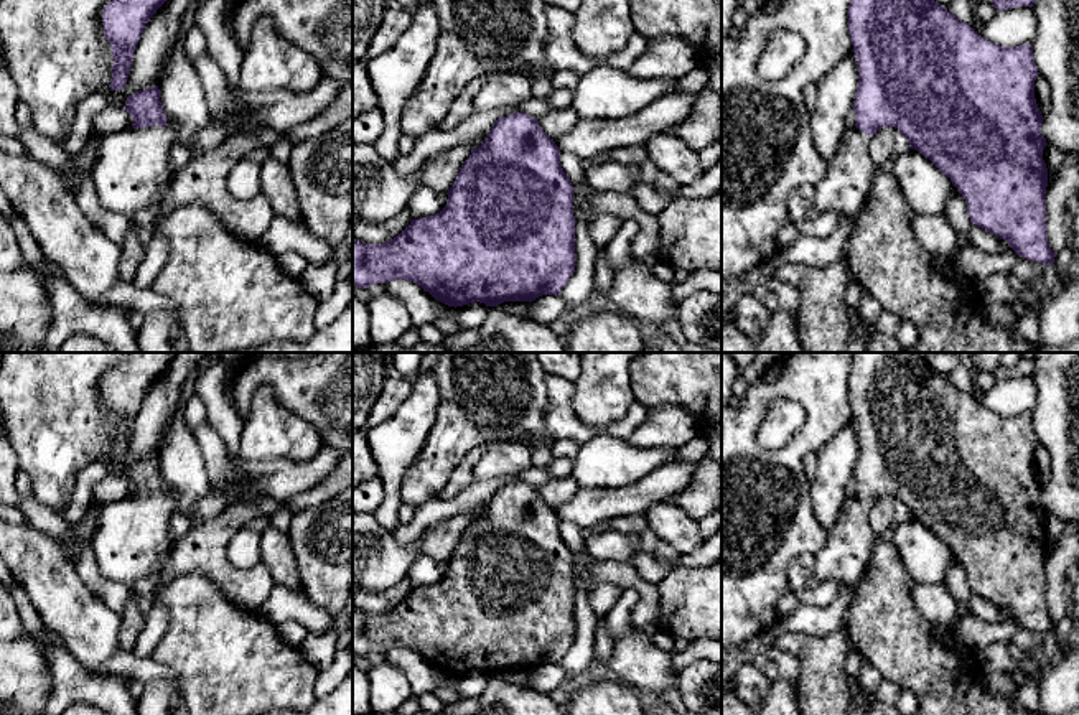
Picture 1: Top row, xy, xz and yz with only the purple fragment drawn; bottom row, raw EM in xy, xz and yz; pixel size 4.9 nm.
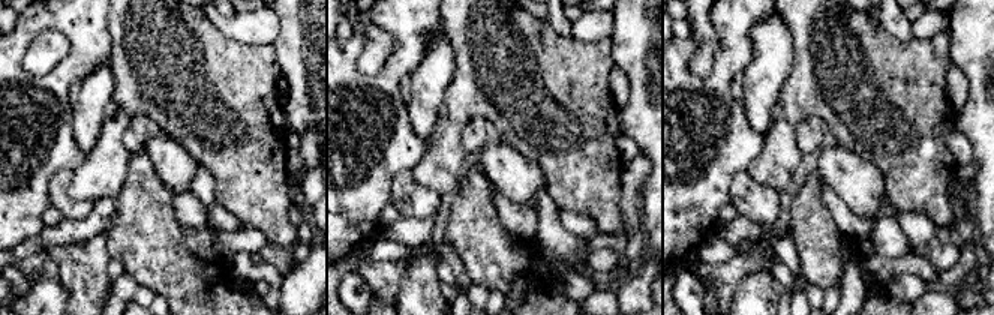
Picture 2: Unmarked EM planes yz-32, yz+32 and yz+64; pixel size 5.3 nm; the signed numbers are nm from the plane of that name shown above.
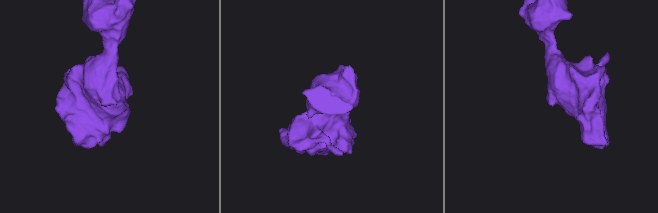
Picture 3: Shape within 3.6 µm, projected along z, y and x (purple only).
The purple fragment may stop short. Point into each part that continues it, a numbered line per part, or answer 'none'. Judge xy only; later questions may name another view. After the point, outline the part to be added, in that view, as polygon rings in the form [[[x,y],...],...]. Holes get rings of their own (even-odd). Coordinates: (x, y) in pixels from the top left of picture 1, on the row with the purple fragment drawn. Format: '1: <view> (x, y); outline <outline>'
1: xy (132, 165); outline [[[161,125],[104,135],[91,170],[100,206],[133,214],[155,196],[161,198],[176,175],[170,161],[175,140],[176,132]]]

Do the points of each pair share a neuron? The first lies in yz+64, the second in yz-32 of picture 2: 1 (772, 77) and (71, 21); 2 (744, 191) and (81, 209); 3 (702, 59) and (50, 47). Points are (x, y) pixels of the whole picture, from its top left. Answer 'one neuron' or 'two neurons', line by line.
1: two neurons
2: one neuron
3: one neuron

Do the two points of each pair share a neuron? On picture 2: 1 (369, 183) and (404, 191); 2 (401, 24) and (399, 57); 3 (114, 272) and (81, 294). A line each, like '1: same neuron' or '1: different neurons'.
1: different neurons
2: same neuron
3: different neurons

